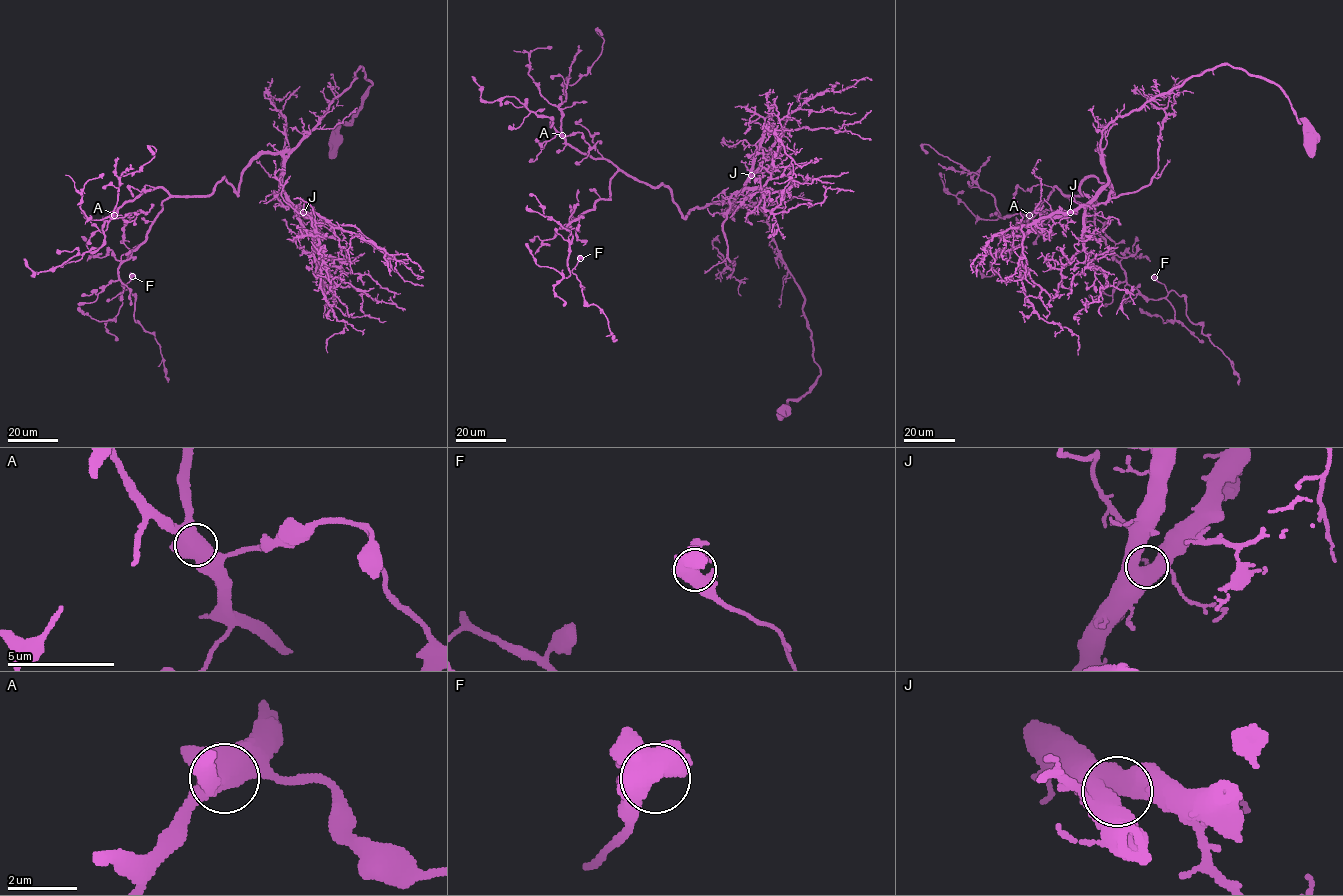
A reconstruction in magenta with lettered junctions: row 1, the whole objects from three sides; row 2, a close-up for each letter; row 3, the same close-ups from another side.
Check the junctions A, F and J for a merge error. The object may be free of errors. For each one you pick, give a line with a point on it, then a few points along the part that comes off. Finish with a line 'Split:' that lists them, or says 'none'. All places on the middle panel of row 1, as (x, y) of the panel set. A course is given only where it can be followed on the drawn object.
Split: none

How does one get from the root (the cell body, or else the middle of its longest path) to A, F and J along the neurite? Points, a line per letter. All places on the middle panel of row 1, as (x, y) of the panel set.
A: (784, 414), (820, 368), (768, 217), (709, 203), (684, 218), (664, 184), (562, 135)
F: (784, 414), (820, 368), (758, 206), (684, 218), (619, 171), (566, 227), (570, 271), (580, 258)
J: (784, 414), (820, 368), (804, 295), (768, 217), (746, 205), (729, 212), (751, 175)

